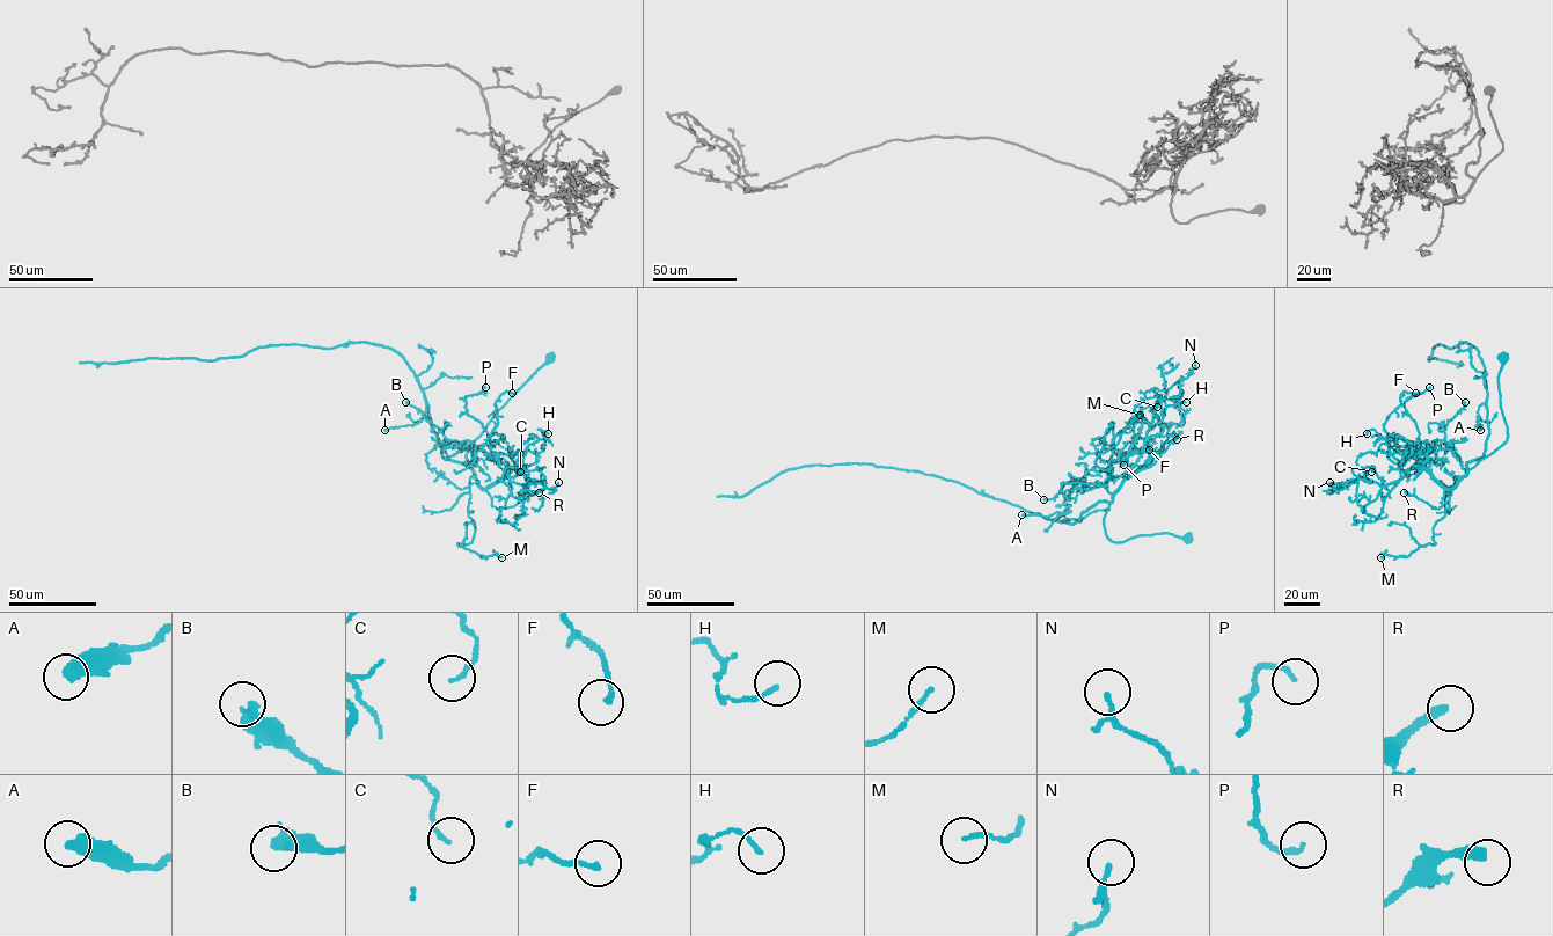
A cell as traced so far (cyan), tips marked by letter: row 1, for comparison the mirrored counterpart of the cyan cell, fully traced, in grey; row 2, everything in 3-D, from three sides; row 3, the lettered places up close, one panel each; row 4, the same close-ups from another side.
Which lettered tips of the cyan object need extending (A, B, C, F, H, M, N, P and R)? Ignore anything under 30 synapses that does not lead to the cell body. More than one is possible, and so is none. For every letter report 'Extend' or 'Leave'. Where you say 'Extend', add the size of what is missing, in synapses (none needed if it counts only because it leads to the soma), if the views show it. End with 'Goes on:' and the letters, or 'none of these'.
A: Leave
B: Leave
C: Leave
F: Leave
H: Leave
M: Leave
N: Leave
P: Leave
R: Leave
Goes on: none of these

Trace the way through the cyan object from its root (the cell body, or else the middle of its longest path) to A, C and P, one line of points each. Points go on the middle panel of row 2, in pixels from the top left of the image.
A: (1188, 536), (1163, 533), (1113, 542), (1104, 527), (1105, 502), (1074, 524), (1063, 512), (1022, 514)
C: (1188, 536), (1114, 542), (1106, 534), (1112, 497), (1149, 461), (1149, 426), (1138, 414), (1157, 407)
P: (1188, 536), (1108, 538), (1104, 518), (1112, 497), (1149, 454), (1125, 454), (1103, 439), (1123, 465)

